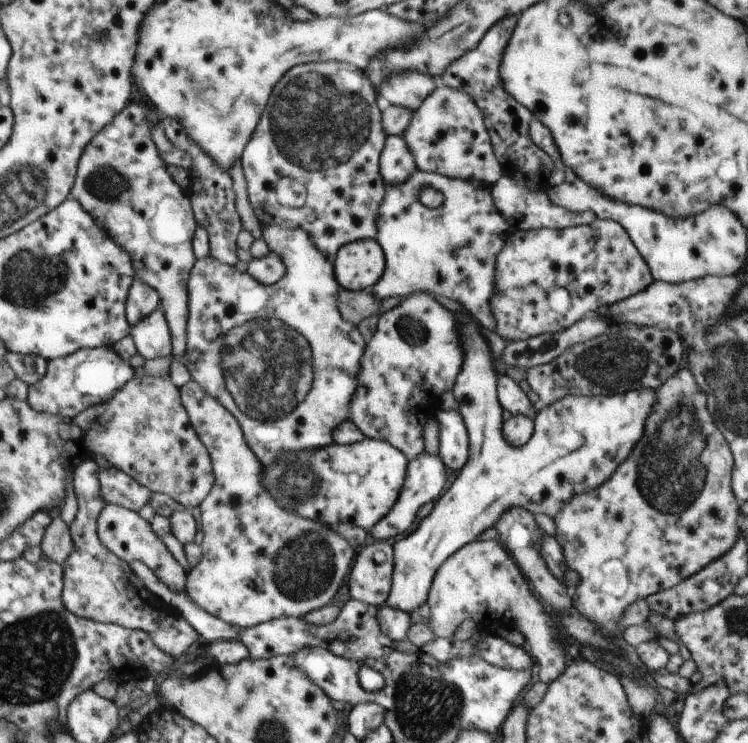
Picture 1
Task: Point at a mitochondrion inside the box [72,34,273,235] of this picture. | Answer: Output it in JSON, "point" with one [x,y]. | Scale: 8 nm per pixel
{"point":[105,182]}

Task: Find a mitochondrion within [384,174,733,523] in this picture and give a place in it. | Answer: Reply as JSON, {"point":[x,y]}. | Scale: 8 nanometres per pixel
{"point":[669,476]}

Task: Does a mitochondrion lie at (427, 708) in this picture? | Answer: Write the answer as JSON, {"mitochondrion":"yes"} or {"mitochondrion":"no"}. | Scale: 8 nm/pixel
{"mitochondrion":"yes"}

